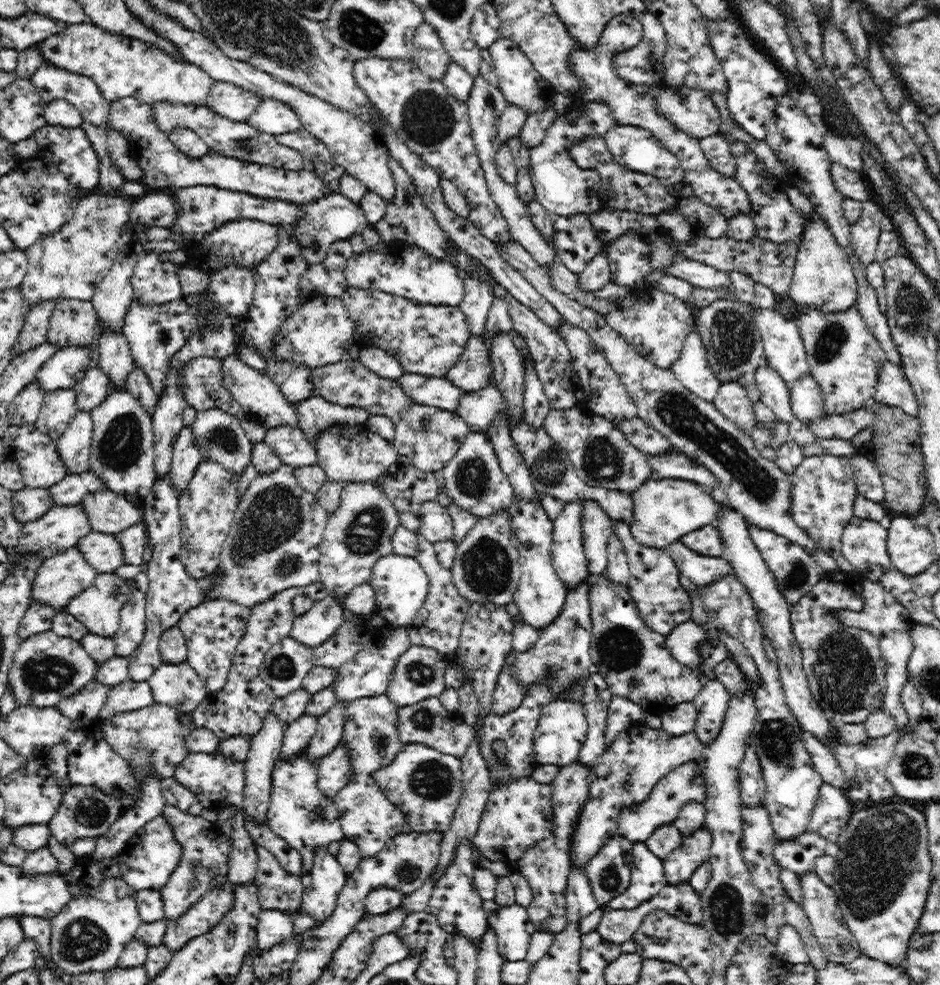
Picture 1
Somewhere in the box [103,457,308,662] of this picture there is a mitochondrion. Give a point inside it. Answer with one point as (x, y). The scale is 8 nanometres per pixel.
(264, 537)

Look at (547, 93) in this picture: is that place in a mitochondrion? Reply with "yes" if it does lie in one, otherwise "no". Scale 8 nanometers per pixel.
no

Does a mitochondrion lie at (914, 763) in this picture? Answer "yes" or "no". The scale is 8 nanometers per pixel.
yes

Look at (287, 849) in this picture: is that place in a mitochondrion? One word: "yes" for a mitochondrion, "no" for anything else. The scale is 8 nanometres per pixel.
no

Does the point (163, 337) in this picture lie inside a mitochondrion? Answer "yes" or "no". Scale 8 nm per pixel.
yes

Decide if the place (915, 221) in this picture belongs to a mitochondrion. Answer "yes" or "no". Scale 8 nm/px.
no

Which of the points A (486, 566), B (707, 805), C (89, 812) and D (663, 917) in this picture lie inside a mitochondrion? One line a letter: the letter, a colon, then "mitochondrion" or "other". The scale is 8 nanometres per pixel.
A: mitochondrion
B: other
C: mitochondrion
D: other

